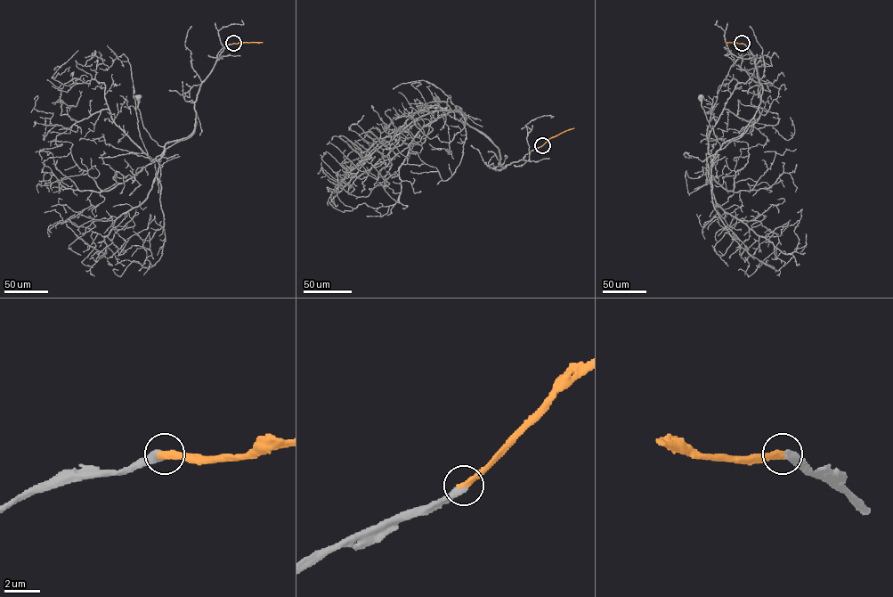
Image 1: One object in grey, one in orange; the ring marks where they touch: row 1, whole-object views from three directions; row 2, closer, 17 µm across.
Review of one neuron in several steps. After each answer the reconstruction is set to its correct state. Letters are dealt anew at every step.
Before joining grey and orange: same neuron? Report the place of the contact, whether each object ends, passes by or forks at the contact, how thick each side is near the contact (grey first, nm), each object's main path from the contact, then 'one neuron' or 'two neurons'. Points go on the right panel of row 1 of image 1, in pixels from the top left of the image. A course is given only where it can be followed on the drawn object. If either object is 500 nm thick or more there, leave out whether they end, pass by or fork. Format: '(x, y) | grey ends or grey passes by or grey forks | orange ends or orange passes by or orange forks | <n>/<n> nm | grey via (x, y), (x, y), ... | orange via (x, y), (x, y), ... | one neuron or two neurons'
(742, 43) | grey ends | orange ends | 460/400 nm | grey via (742, 43), (754, 59), (762, 90), (759, 108), (744, 131), (720, 146), (702, 105), (701, 96) | orange via (742, 43), (726, 42) | one neuron

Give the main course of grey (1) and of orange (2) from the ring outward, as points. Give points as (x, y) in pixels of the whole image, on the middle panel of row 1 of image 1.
1: (542, 145), (503, 167), (499, 166), (499, 150), (491, 140), (465, 121), (444, 113), (436, 100)
2: (542, 145), (550, 138), (574, 127)

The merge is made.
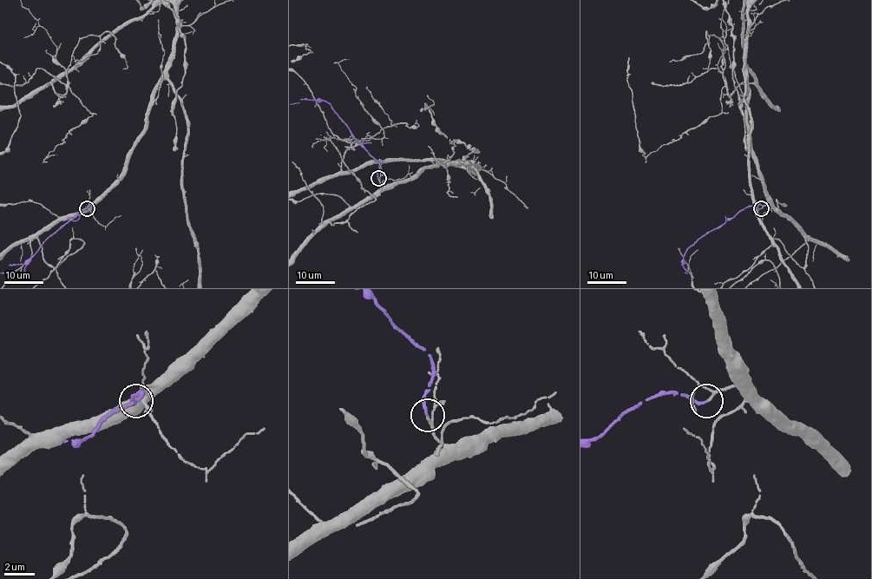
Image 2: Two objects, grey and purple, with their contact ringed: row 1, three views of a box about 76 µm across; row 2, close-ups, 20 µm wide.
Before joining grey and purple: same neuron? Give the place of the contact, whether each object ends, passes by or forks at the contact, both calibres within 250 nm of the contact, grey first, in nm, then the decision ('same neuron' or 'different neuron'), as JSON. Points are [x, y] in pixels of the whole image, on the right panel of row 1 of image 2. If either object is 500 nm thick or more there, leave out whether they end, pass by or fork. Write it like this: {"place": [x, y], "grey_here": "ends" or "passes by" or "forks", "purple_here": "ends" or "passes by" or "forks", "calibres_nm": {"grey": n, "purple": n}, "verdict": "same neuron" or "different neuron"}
{"place": [761, 208], "grey_here": "passes by", "purple_here": "ends", "calibres_nm": {"grey": 150, "purple": 180}, "verdict": "same neuron"}

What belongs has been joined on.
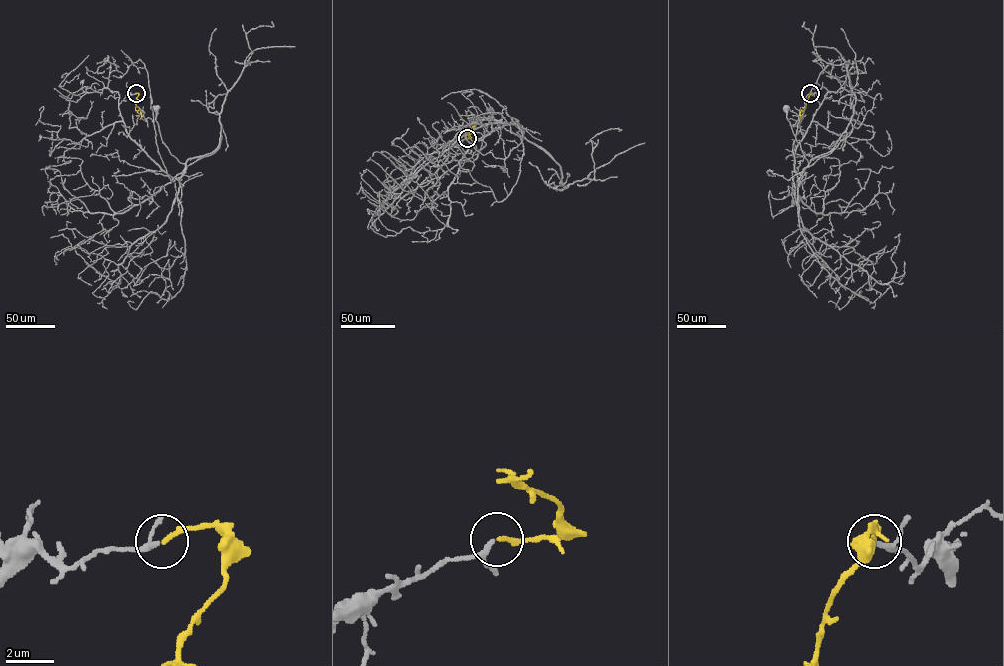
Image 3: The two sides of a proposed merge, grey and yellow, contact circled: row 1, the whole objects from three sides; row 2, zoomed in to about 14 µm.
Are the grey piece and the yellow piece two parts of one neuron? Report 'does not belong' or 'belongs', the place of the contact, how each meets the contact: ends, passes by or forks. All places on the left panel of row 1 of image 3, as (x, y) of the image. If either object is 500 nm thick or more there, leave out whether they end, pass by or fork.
belongs; place (136, 93); grey passes by; yellow ends

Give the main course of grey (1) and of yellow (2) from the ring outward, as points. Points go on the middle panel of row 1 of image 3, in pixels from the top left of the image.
1: (467, 138), (449, 148), (460, 131), (476, 121), (515, 124), (522, 135), (499, 126), (490, 111)
2: (467, 138), (470, 136), (467, 131), (472, 126)

